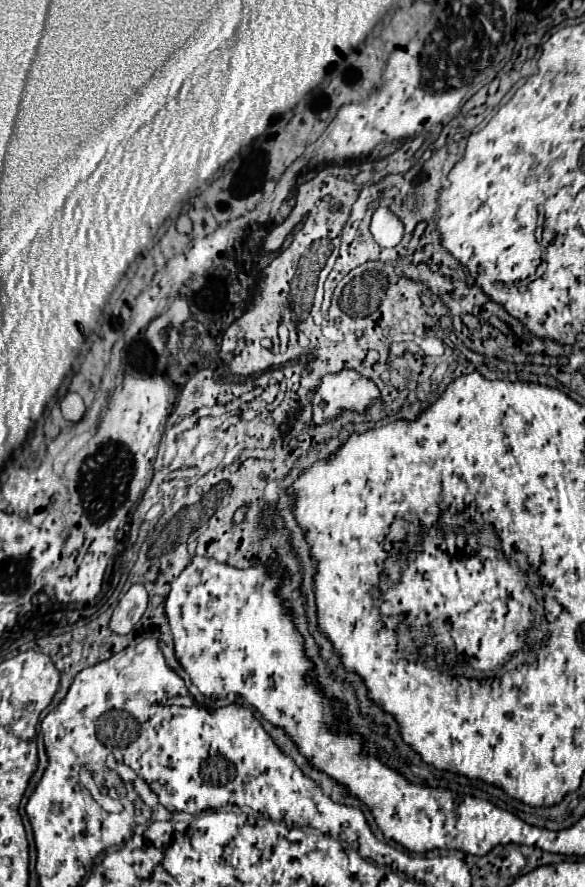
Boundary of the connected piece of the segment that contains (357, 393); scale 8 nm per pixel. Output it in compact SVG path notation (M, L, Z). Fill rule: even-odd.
M343 368L337 374L327 374L321 378L313 404L313 426L321 426L327 420L335 420L343 410L365 412L373 400L377 400L379 388L373 380L361 376L355 370Z

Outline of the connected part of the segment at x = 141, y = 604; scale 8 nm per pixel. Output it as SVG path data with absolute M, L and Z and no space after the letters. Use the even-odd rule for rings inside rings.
M133 584L113 610L109 628L117 634L127 634L139 622L147 608L147 590L143 584Z

